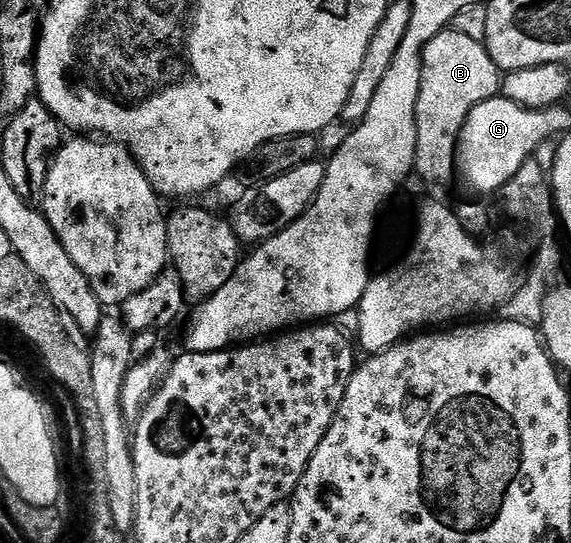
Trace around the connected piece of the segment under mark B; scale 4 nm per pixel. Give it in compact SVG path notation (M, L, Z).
M447 28L424 48L422 87L418 101L417 177L442 186L456 178L460 132L476 104L499 97L503 75L485 45L453 28Z

